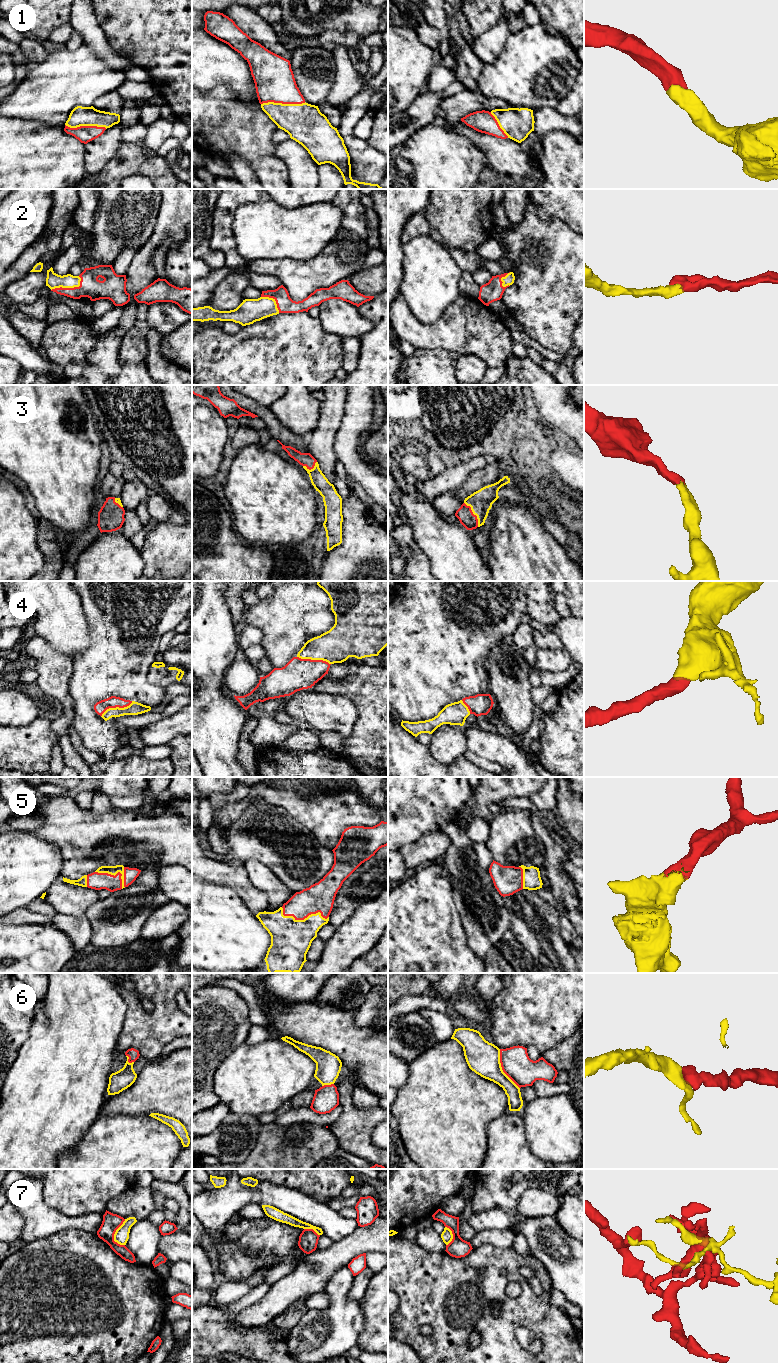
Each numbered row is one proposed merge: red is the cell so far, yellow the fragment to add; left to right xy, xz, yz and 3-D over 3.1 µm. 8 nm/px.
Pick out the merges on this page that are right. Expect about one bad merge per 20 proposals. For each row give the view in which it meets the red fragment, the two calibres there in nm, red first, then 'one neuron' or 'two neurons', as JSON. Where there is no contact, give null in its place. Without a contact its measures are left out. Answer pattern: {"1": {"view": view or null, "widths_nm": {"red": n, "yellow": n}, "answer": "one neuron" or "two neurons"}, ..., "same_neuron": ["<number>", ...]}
{"1": {"view": "xz", "widths_nm": {"red": 320, "yellow": 320}, "answer": "one neuron"}, "2": {"view": "xy", "widths_nm": {"red": 170, "yellow": 120}, "answer": "one neuron"}, "3": {"view": "yz", "widths_nm": {"red": 130, "yellow": 180}, "answer": "one neuron"}, "4": {"view": "xz", "widths_nm": {"red": 260, "yellow": 280}, "answer": "one neuron"}, "5": {"view": "xy", "widths_nm": {"red": 140, "yellow": 80}, "answer": "one neuron"}, "6": {"view": "yz", "widths_nm": {"red": 240, "yellow": 260}, "answer": "one neuron"}, "7": {"view": "xy", "widths_nm": {"red": 150, "yellow": 120}, "answer": "two neurons"}, "same_neuron": ["1", "2", "3", "4", "5", "6"]}

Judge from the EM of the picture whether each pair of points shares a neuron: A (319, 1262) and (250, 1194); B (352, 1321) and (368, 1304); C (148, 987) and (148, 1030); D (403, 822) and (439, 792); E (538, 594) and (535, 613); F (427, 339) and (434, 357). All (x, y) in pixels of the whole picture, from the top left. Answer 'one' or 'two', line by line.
A: two
B: two
C: one
D: one
E: two
F: two

